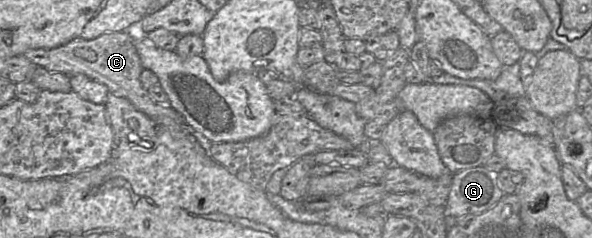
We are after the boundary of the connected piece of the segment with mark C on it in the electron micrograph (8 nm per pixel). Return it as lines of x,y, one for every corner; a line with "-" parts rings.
126,31
104,33
91,40
74,39
55,48
28,49
23,55
48,71
64,73
68,76
83,74
104,84
110,93
126,98
147,116
159,117
159,123
167,125
168,128
184,128
187,124
183,116
172,107
154,102
148,91
142,87
140,74
144,69
134,39

